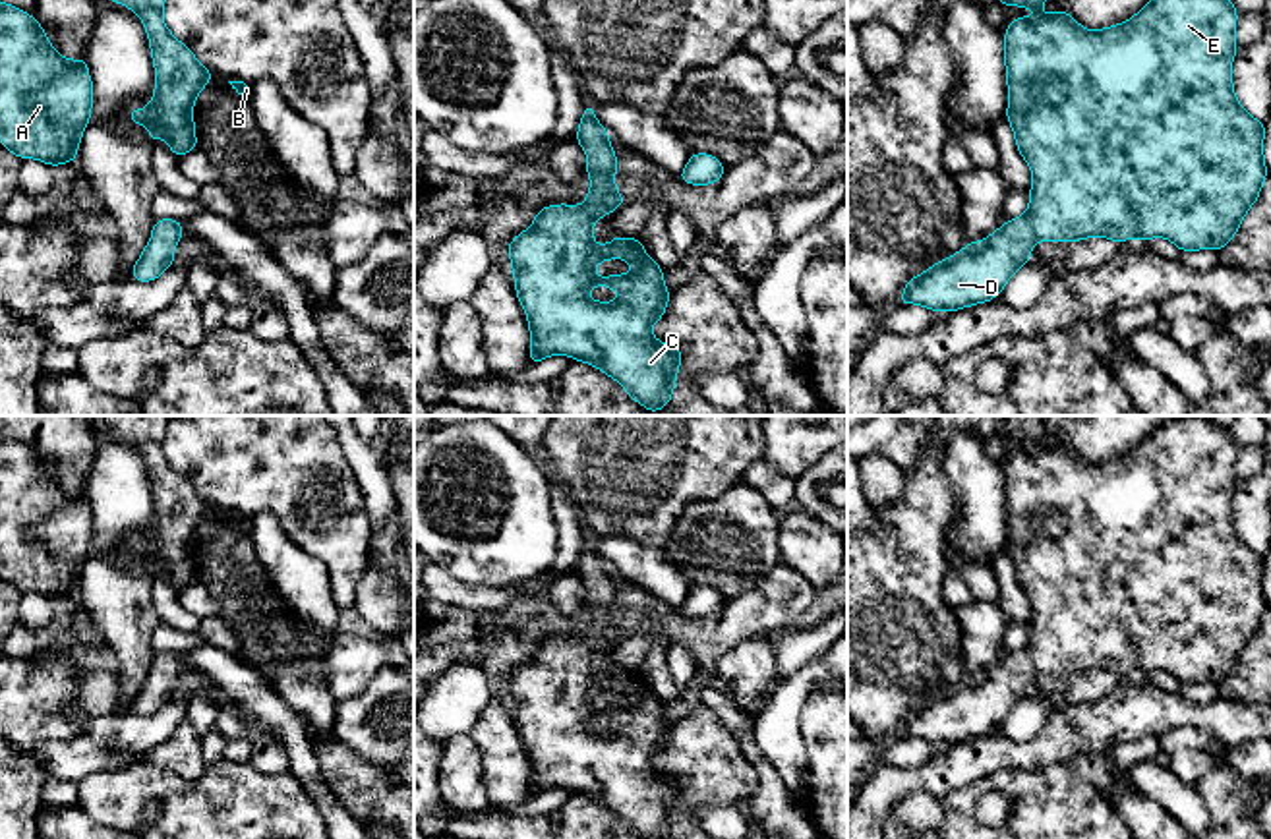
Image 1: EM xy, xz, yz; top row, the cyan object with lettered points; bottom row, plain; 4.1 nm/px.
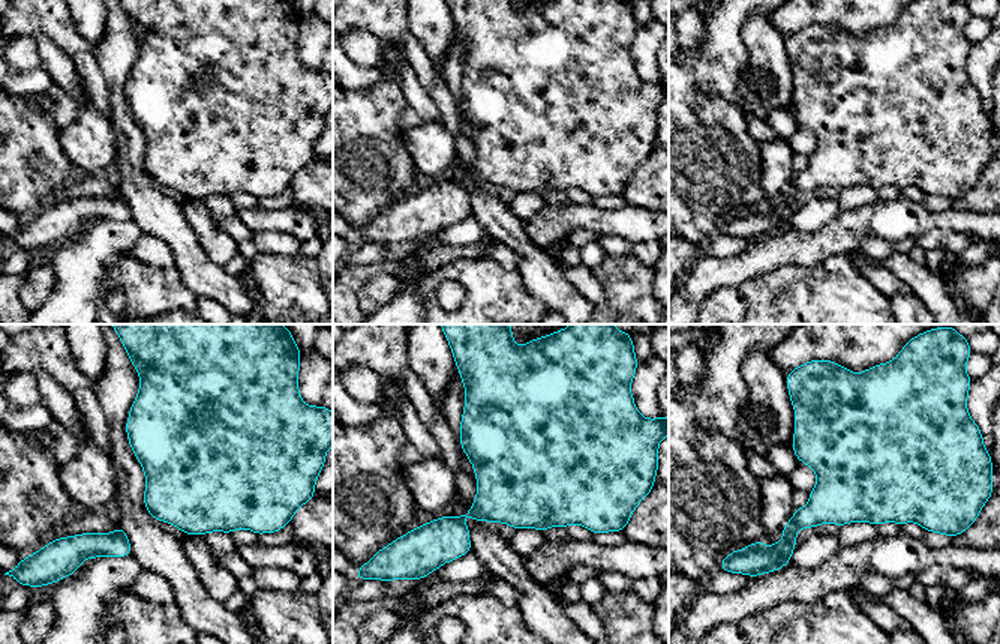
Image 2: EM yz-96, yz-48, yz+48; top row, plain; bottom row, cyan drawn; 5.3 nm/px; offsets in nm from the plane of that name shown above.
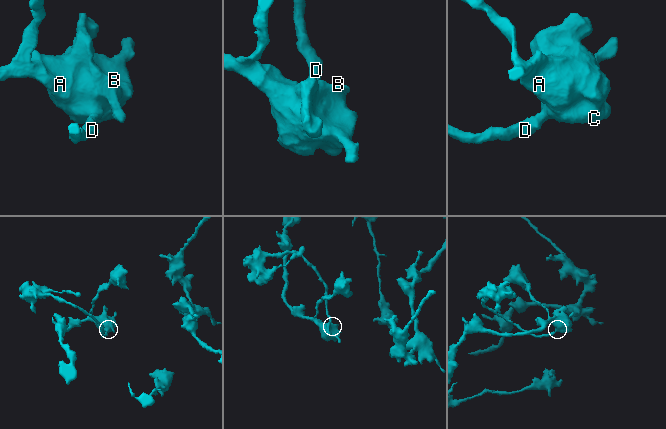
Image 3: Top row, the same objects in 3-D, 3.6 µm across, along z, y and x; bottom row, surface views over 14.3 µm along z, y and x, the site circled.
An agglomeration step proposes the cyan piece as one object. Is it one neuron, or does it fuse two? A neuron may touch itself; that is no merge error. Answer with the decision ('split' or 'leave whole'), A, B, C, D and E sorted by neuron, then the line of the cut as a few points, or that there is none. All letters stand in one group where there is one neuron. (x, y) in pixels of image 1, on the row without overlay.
leave whole | A B C D E | no cut

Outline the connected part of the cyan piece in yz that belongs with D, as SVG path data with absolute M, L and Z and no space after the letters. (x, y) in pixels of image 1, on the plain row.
M1211 416L1168 420L1128 454L1099 464L1087 464L1064 443L1016 450L1004 464L1006 553L1031 601L1029 640L985 673L969 675L961 684L909 711L898 738L917 737L952 746L990 735L1031 692L1031 680L1045 673L1074 677L1103 669L1122 677L1130 671L1149 675L1161 669L1180 684L1221 684L1236 669L1267 611L1265 555L1257 555L1236 534L1232 520L1236 452L1230 429L1217 425Z

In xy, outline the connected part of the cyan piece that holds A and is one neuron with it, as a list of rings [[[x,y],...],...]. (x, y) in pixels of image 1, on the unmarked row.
[[[0,435],[0,576],[15,590],[50,597],[75,593],[91,553],[93,514],[85,489],[62,491],[41,456],[27,445]]]

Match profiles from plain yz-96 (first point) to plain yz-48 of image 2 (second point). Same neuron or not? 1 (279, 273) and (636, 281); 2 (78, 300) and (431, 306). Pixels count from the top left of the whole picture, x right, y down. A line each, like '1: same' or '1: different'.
1: same
2: different

